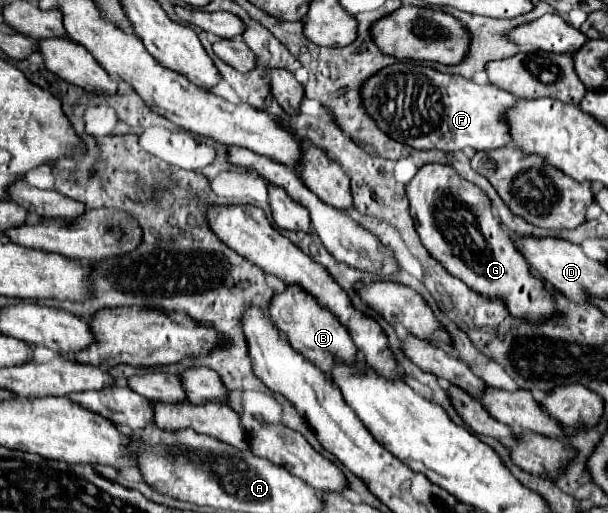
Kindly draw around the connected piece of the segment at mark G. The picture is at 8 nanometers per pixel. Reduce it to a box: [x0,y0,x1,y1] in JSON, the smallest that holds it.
[406,163,554,321]

